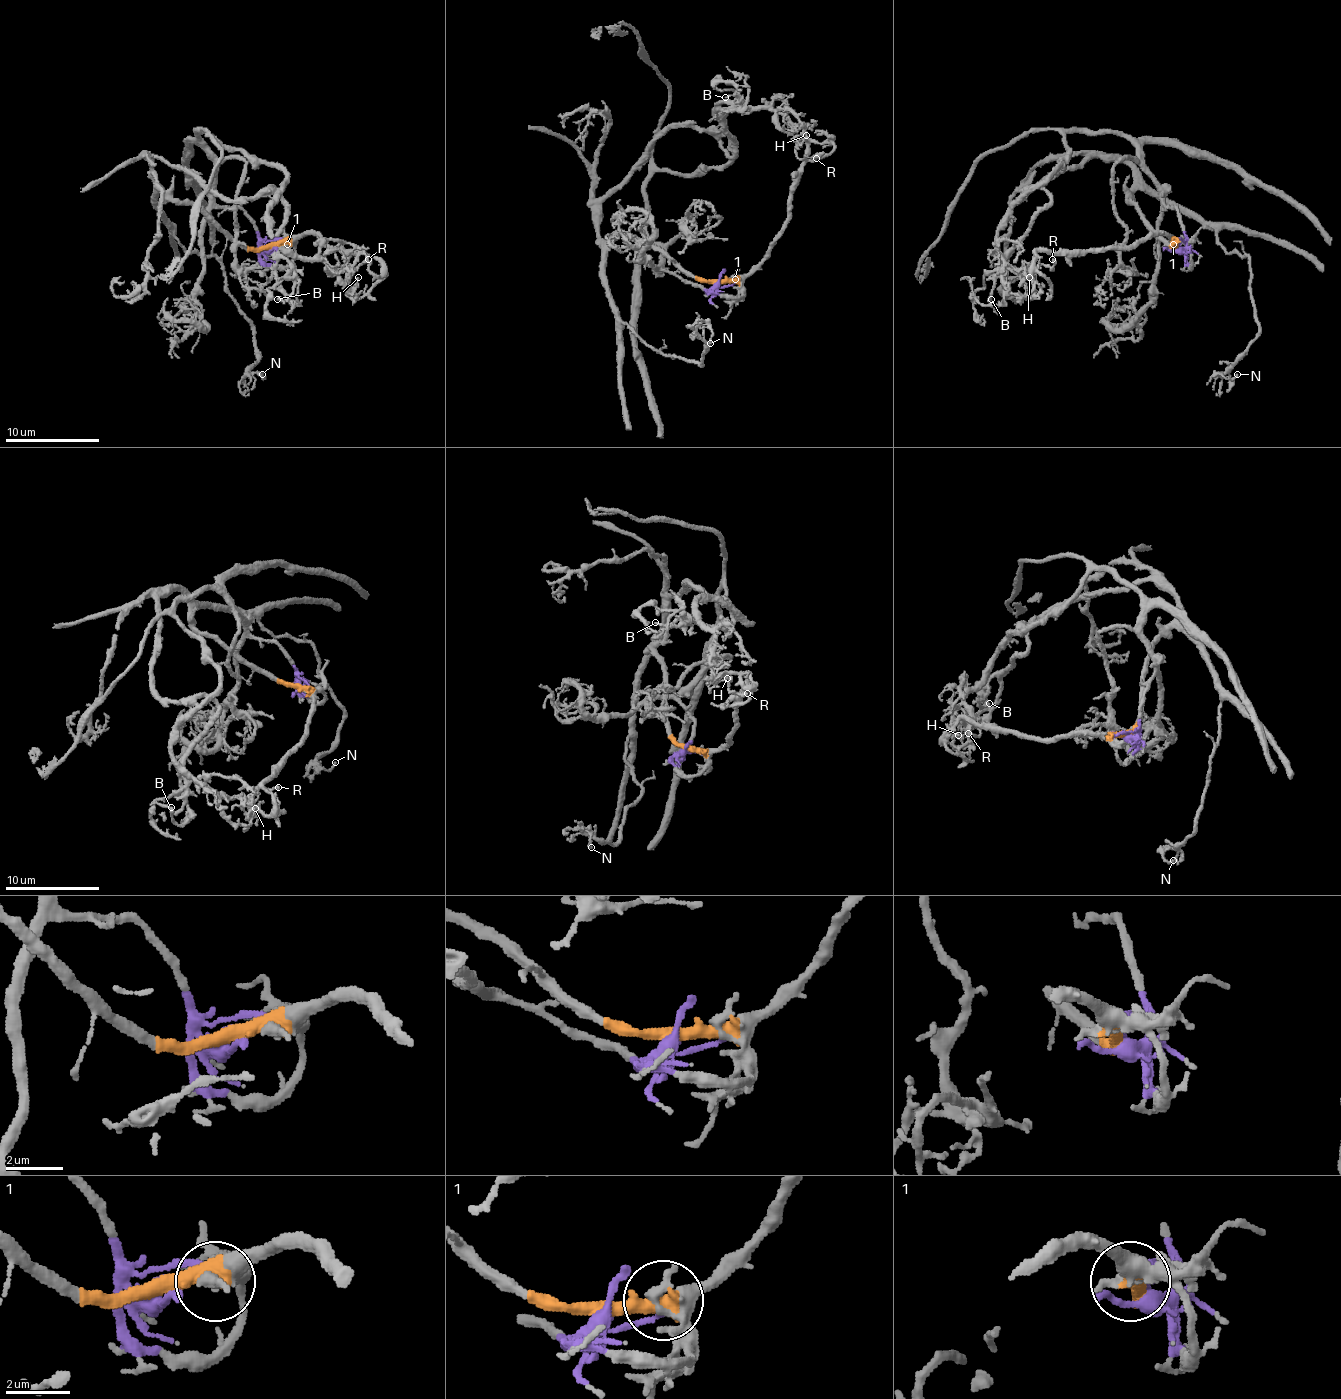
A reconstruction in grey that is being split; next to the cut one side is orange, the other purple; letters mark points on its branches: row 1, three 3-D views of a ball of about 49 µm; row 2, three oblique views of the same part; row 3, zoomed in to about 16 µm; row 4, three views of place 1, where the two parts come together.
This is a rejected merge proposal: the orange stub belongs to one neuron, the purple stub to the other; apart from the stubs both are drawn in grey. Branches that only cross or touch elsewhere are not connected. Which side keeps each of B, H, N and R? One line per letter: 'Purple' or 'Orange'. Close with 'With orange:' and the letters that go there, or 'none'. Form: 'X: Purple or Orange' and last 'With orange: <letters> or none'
B: Orange
H: Orange
N: Orange
R: Orange
With orange: B, H, N, R

